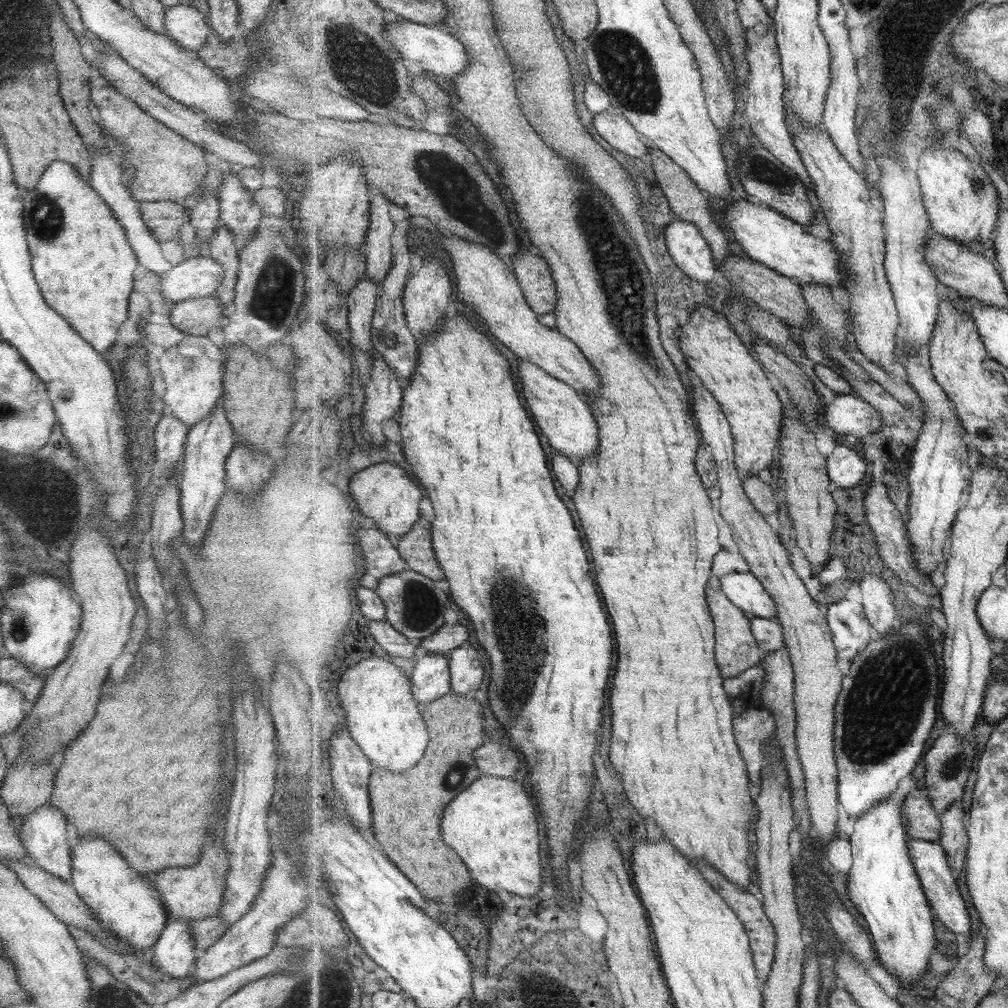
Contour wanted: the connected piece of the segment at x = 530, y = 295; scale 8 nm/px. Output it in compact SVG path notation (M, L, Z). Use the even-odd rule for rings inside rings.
M524 250L515 254L511 267L531 308L538 314L554 312L558 304L558 285L547 260Z

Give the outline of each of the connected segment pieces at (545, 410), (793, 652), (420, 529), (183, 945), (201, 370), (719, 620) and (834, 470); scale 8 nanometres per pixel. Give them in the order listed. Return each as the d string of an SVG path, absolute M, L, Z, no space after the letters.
M518 358L517 376L530 415L555 448L552 452L552 471L565 488L565 492L571 496L579 486L578 466L582 460L591 458L599 448L599 425L595 412L583 394L555 378L550 372L544 371L534 362Z
M689 367L689 376L691 377L691 391L695 399L695 418L699 424L699 430L702 432L703 444L708 446L713 458L717 461L718 475L717 486L719 487L719 514L721 520L725 523L725 528L730 531L730 537L738 546L738 553L745 558L751 567L751 572L761 581L767 593L775 599L777 605L776 620L783 625L784 641L794 666L795 675L795 692L794 701L796 704L795 712L795 742L797 742L797 756L803 764L803 773L805 774L805 792L807 792L810 803L810 815L813 825L817 832L816 842L823 850L835 839L841 832L837 828L839 822L839 797L838 797L838 761L835 752L835 726L836 726L836 706L840 695L842 694L844 676L841 670L837 668L838 649L834 643L830 625L827 624L826 614L819 610L811 594L807 592L803 580L797 576L789 561L789 554L785 546L781 543L779 535L773 533L771 526L765 522L765 515L752 503L752 500L744 488L744 478L747 474L737 464L735 448L735 439L733 428L726 412L723 412L722 404L716 399L716 396L707 390L703 385L698 374Z
M422 496L420 508L422 518L415 523L413 530L403 536L397 550L404 556L411 570L420 572L433 580L445 579L445 572L437 560L433 548L432 524L435 511L428 497Z
M167 919L151 949L152 965L158 972L186 982L196 960L188 922Z
M185 335L175 346L162 350L157 364L165 383L165 393L161 398L164 411L188 427L205 418L222 396L223 363L222 350L213 345L207 336Z
M719 576L710 578L710 586L707 588L707 603L710 606L711 615L714 617L716 629L716 657L724 679L739 676L746 670L759 666L764 652L757 644L756 636L751 629L749 614L745 613L731 602L727 594L723 592L723 582Z
M850 443L837 445L826 460L831 482L839 488L853 488L862 482L868 473L864 455L859 456Z

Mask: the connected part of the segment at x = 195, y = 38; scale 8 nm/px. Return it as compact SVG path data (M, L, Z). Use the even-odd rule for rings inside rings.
M178 2L165 9L165 35L171 37L181 48L197 52L210 32L206 17L195 7Z

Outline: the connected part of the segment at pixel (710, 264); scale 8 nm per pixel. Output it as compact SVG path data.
M679 218L666 228L667 249L674 261L695 280L707 283L717 274L717 263L698 225Z

